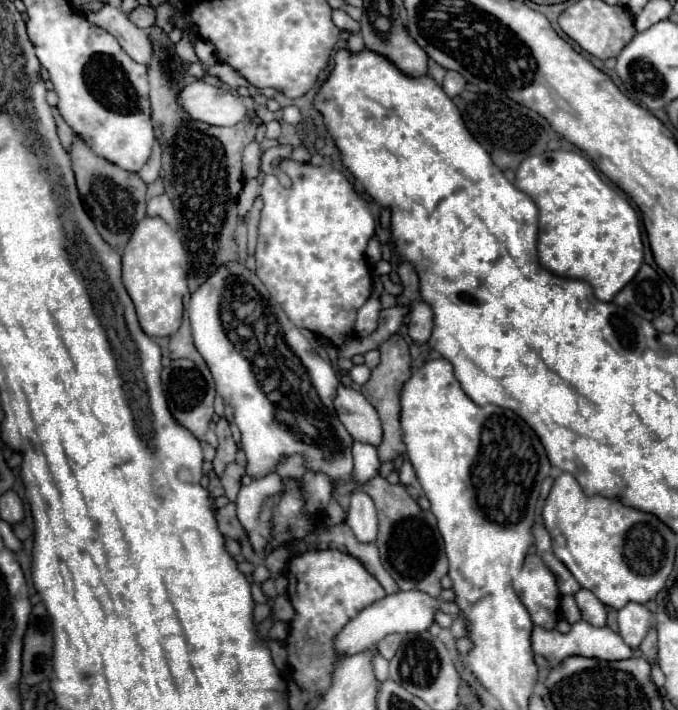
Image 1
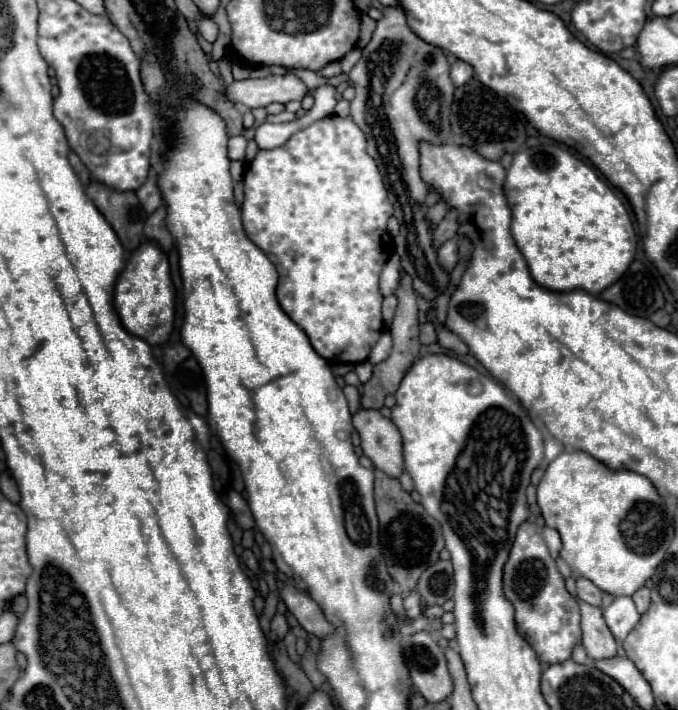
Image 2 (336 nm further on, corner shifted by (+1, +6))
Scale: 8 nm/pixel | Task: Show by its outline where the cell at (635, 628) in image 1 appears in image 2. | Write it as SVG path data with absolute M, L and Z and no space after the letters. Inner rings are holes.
M616 597L612 601L612 605L608 605L604 609L604 619L606 619L612 635L622 641L634 629L634 625L640 621L640 615L636 611L632 597Z

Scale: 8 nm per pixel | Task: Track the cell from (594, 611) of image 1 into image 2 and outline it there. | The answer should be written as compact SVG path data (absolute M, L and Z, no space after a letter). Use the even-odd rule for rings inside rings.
M580 601L580 613L582 613L582 643L586 647L588 657L594 661L598 657L614 657L616 641L604 621L602 609Z

